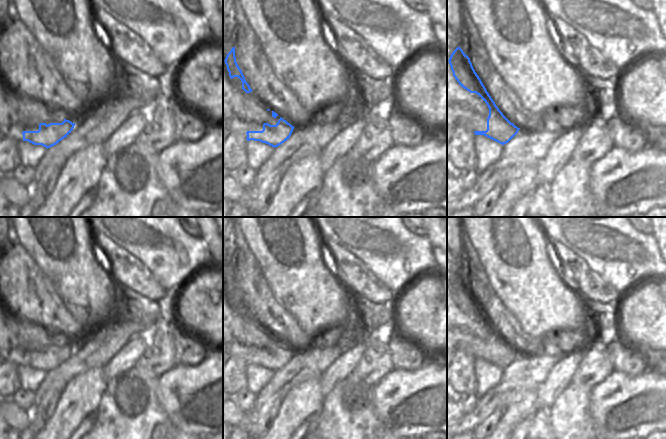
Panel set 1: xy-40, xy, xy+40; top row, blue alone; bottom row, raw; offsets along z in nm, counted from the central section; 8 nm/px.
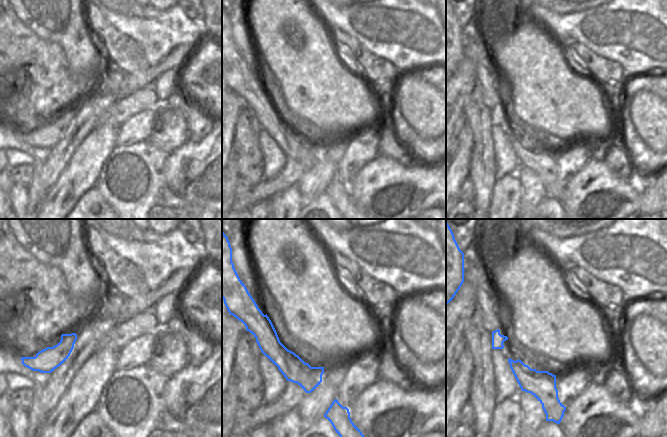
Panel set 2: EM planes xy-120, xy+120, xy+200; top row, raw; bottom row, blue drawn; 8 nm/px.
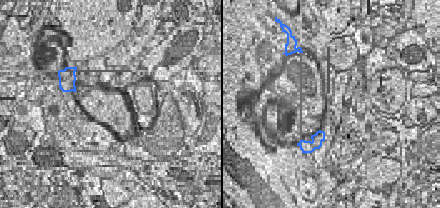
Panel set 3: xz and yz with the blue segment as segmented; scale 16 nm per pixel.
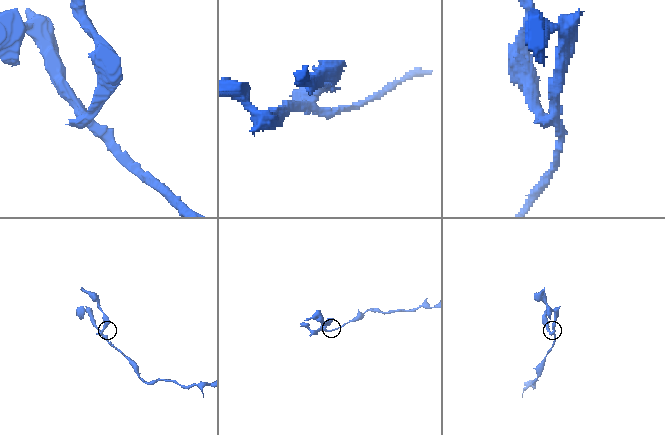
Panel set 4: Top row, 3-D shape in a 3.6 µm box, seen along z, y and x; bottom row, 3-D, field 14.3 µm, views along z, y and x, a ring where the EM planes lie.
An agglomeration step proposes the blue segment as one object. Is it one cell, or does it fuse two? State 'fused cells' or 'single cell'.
fused cells

